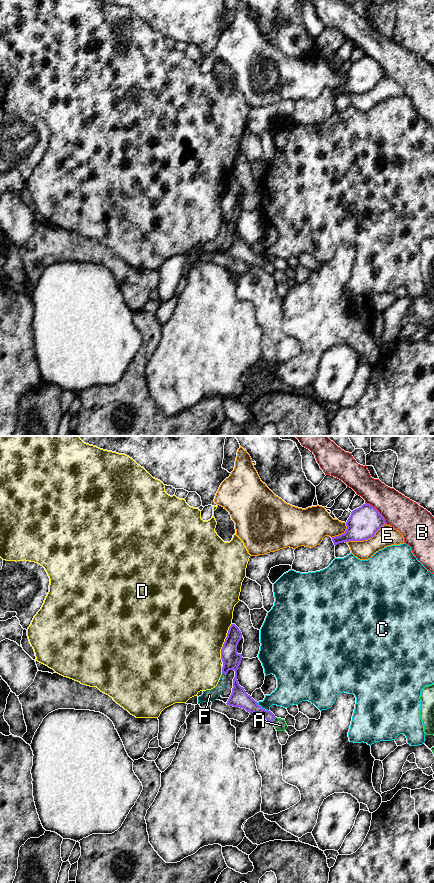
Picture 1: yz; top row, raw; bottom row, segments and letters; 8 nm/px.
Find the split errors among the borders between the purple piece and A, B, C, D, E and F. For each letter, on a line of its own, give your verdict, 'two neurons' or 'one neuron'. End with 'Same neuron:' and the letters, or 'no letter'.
A: two neurons
B: two neurons
C: two neurons
D: two neurons
E: two neurons
F: two neurons
Same neuron: no letter

